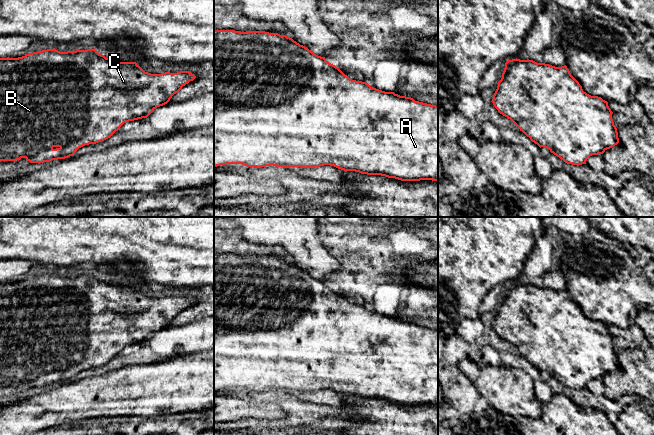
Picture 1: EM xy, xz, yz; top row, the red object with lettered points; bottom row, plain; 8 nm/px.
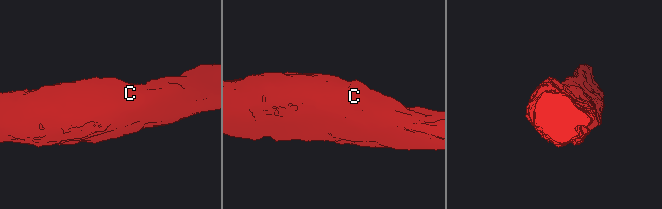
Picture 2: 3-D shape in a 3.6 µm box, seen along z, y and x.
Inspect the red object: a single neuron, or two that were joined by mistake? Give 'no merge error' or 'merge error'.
no merge error

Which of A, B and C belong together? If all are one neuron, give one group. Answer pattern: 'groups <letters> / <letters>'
groups A B C

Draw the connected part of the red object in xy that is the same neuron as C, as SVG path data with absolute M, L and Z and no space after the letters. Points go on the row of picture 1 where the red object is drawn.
M53 48L28 53L18 58L0 58L0 162L19 161L21 158L25 158L30 163L44 163L74 156L79 148L110 138L116 131L120 130L124 123L147 118L157 107L167 104L174 94L195 78L196 76L189 71L151 74L145 72L136 62L119 62L106 58L99 54L95 48L67 52L60 52Z

